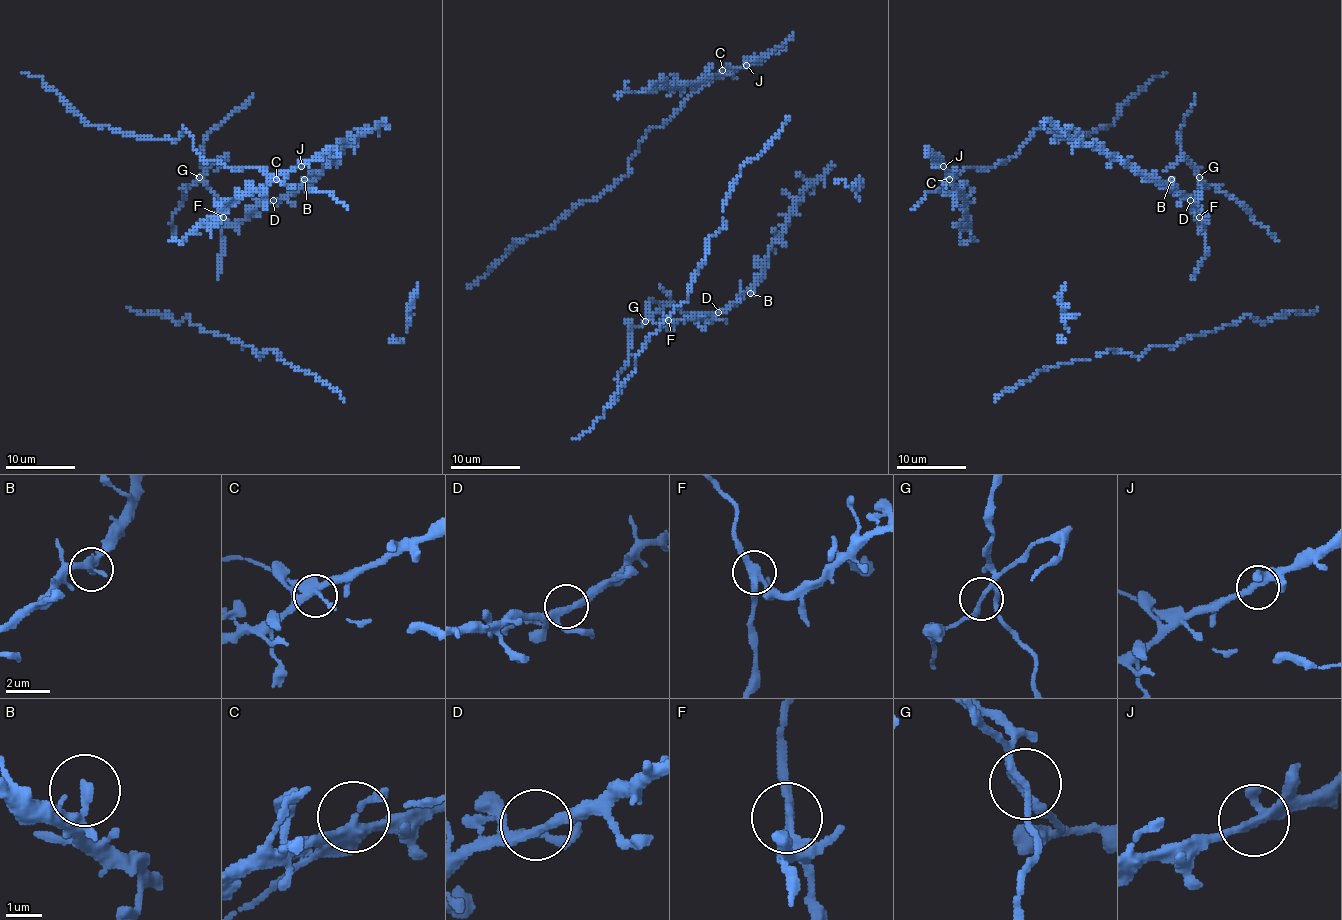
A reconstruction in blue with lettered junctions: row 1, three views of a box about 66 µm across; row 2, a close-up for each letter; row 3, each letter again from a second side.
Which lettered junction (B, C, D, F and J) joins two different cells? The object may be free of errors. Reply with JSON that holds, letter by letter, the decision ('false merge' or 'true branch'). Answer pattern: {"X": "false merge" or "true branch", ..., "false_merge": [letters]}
{"B": "true branch", "C": "true branch", "D": "true branch", "F": "false merge", "J": "true branch", "false_merge": ["F"]}

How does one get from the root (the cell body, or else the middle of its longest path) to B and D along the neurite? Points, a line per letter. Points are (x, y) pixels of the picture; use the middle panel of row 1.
B: (666, 321), (692, 321), (706, 314), (717, 314), (745, 293), (750, 293)
D: (666, 321), (692, 321), (718, 312)

